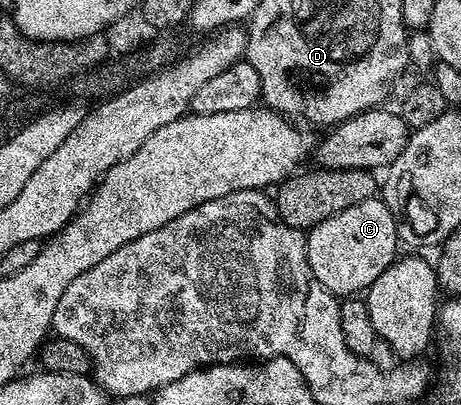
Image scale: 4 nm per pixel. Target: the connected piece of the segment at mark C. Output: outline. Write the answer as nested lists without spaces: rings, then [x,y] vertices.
[[[372,199],[357,203],[353,207],[345,207],[345,211],[317,223],[307,233],[307,258],[311,276],[340,299],[362,294],[375,282],[377,275],[381,275],[381,271],[385,271],[391,262],[396,260],[395,248],[400,248],[400,245],[399,235],[395,231],[395,216],[382,199]]]

